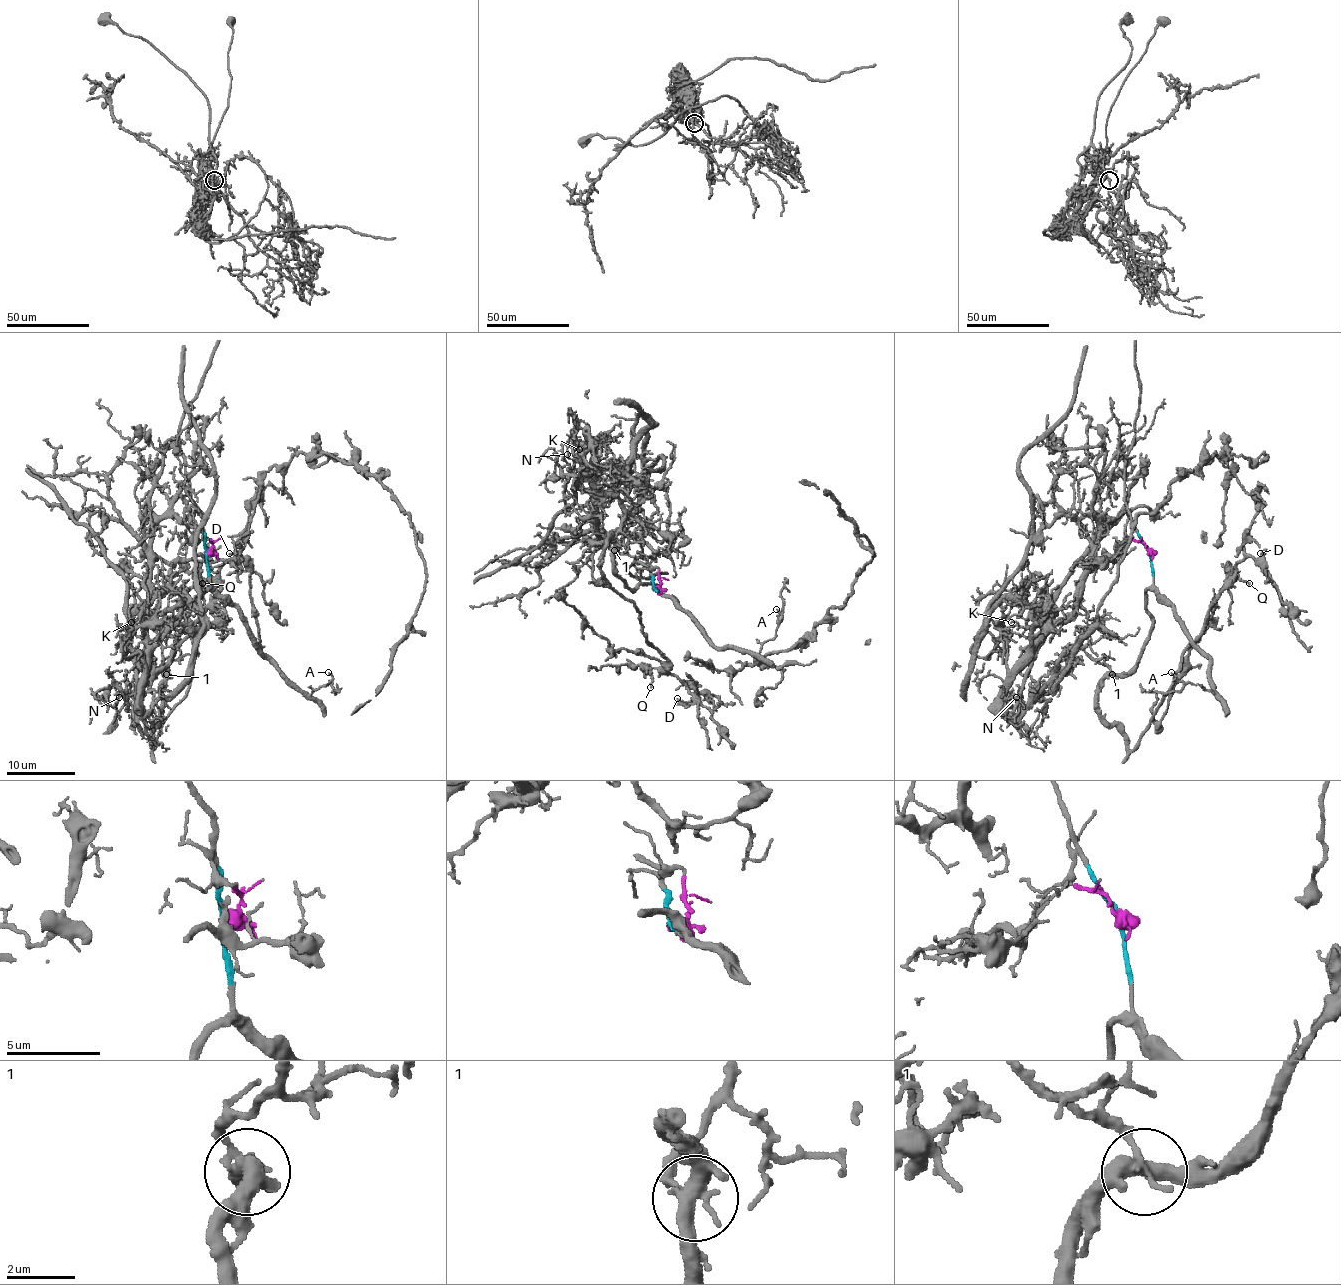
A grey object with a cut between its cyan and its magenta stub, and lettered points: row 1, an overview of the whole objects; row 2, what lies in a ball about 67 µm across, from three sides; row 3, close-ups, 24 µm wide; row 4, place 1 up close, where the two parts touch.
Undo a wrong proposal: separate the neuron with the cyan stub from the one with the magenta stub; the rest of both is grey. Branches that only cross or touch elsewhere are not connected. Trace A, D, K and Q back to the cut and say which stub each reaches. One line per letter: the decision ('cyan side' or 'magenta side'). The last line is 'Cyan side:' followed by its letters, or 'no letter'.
A: cyan side
D: cyan side
K: magenta side
Q: cyan side
Cyan side: A, D, Q

